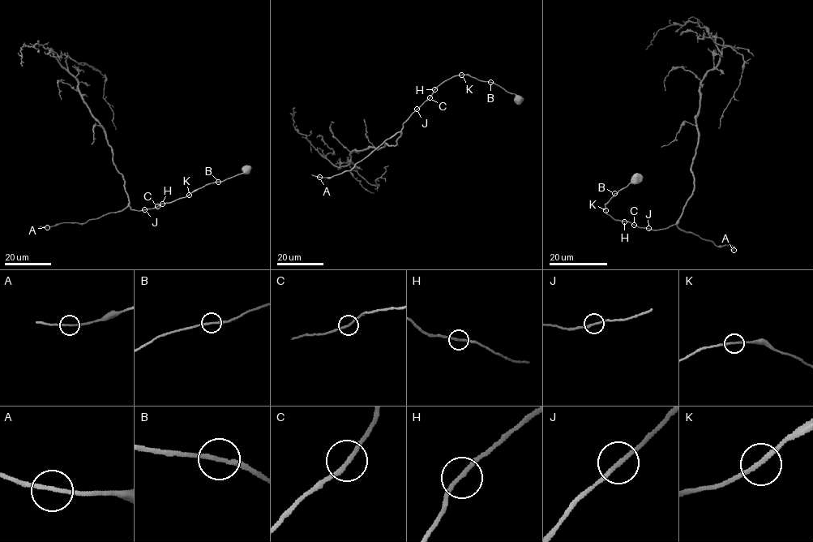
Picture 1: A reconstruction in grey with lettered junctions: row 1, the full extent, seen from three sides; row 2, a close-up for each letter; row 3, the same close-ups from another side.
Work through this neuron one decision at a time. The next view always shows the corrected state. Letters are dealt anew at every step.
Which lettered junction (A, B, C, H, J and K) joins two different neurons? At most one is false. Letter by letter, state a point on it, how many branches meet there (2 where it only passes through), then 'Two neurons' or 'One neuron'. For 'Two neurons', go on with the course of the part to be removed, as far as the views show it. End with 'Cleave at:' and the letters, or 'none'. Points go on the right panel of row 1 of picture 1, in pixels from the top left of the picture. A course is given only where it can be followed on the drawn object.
A: Place: (733, 250). Branches: 2. One neuron
B: Place: (614, 193). Branches: 2. One neuron
C: Place: (634, 225). Branches: 2. One neuron
H: Place: (624, 221). Branches: 2. One neuron
J: Place: (648, 228). Branches: 2. One neuron
K: Place: (605, 210). Branches: 2. One neuron
Cleave at: none

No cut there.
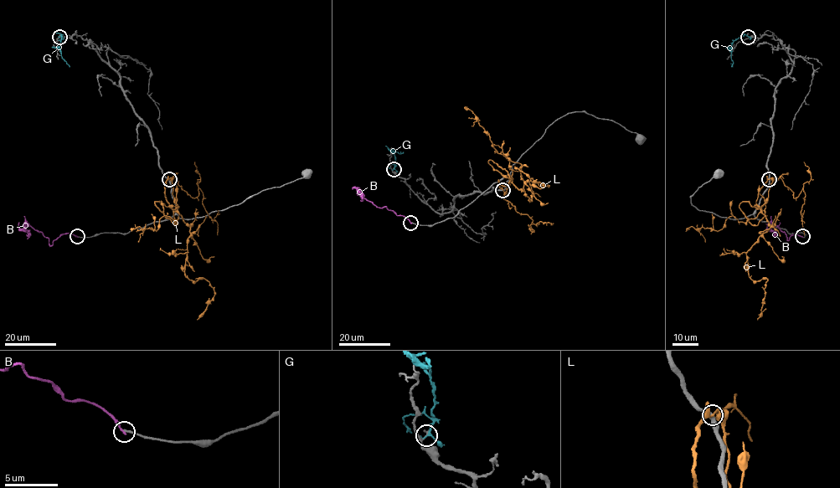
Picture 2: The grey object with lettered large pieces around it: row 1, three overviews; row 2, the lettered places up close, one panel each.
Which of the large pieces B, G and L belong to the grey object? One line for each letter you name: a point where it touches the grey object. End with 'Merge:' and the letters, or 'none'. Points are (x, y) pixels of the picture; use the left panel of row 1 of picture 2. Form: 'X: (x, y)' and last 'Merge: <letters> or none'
Merge: none

